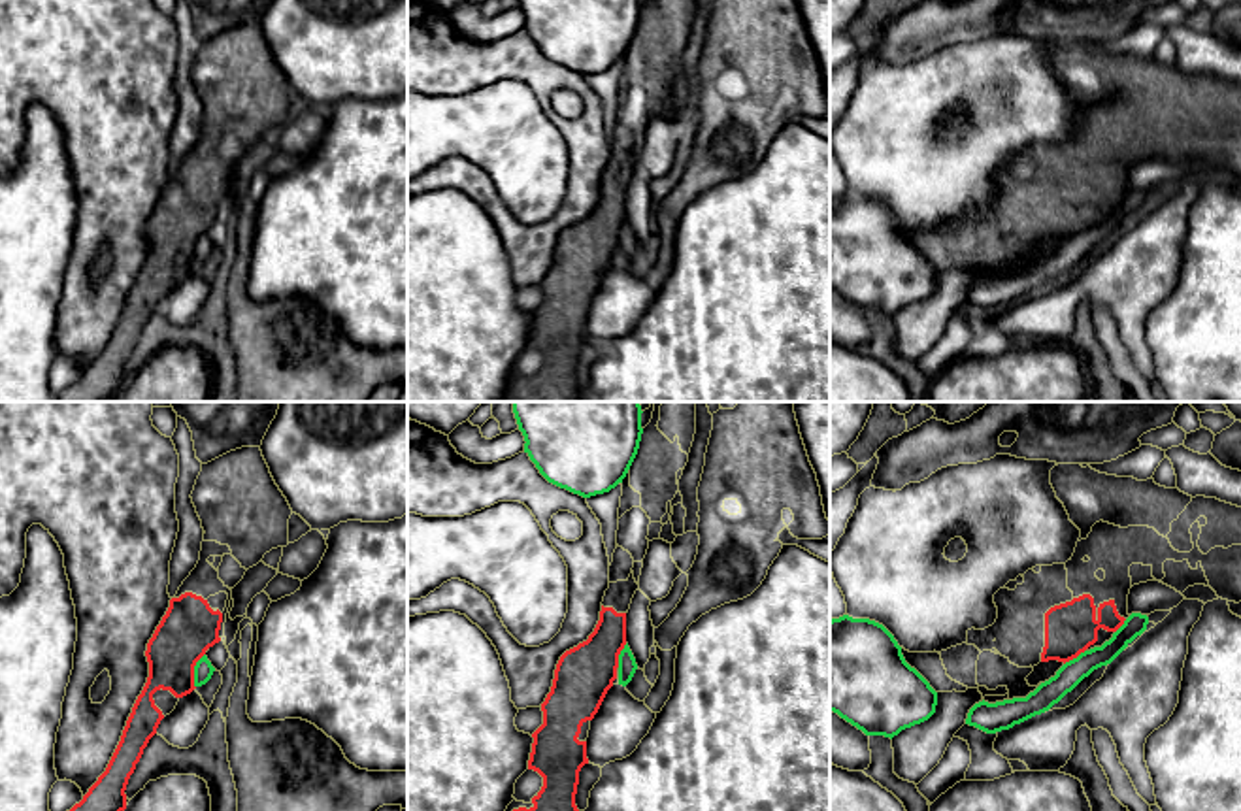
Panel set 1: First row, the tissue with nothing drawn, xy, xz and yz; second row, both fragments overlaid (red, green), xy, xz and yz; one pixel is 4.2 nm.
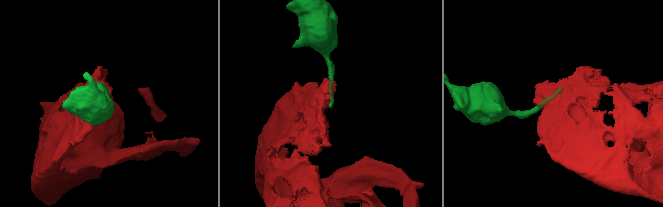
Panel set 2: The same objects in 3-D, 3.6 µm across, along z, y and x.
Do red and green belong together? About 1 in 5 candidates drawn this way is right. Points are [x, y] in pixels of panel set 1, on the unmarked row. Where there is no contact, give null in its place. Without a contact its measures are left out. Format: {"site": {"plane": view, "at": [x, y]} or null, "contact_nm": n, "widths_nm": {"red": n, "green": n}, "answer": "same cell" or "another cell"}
{"site": {"plane": "xy", "at": [193, 248]}, "contact_nm": 160, "widths_nm": {"red": 240, "green": 80}, "answer": "another cell"}

